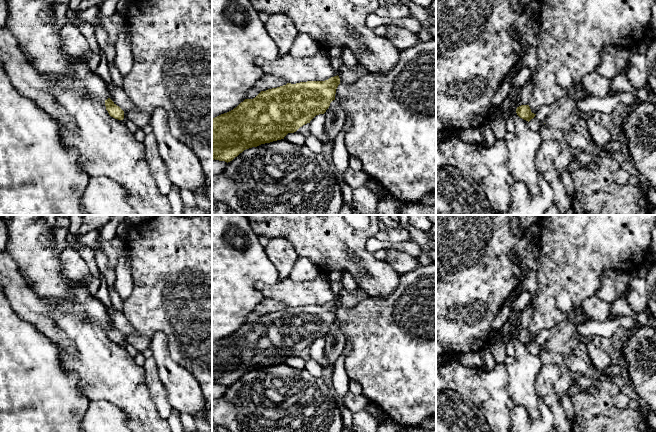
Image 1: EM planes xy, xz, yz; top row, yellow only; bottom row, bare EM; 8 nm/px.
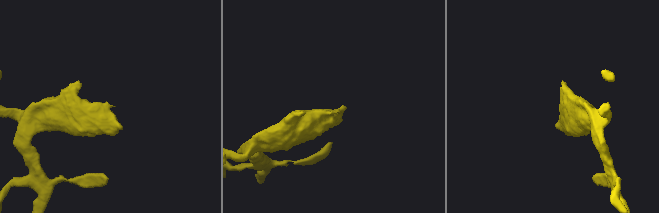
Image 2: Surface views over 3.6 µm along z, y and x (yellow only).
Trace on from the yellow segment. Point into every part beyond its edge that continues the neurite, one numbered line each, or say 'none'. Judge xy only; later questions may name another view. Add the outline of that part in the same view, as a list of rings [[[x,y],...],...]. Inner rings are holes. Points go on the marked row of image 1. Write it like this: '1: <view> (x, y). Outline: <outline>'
1: xy (117, 95). Outline: [[[114,85],[113,90],[109,94],[114,104],[119,106],[124,112],[137,109],[122,88]]]

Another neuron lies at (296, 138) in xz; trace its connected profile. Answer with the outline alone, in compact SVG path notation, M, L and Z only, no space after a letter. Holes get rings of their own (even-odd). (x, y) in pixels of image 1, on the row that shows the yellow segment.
M294 132L294 133L288 133L284 137L284 139L286 141L289 141L290 143L294 143L296 145L304 145L306 137L304 137L302 134L300 134L298 132Z

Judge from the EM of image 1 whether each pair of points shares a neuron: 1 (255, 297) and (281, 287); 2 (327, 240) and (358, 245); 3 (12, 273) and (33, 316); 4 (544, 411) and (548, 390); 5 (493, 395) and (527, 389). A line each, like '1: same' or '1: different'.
1: different
2: same
3: same
4: different
5: different

